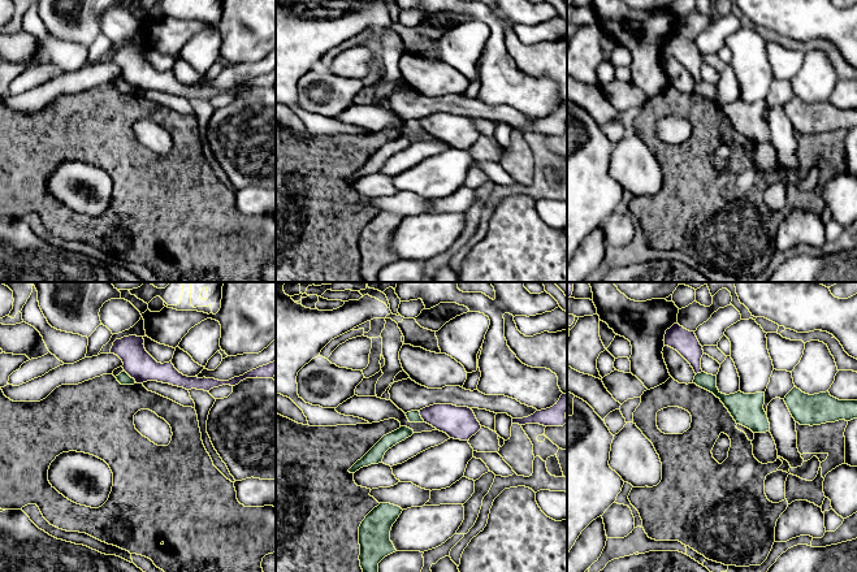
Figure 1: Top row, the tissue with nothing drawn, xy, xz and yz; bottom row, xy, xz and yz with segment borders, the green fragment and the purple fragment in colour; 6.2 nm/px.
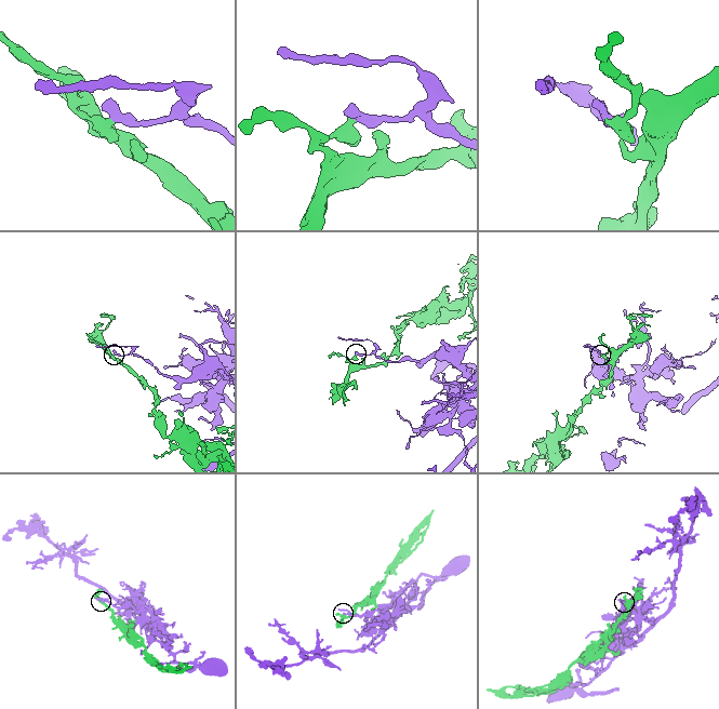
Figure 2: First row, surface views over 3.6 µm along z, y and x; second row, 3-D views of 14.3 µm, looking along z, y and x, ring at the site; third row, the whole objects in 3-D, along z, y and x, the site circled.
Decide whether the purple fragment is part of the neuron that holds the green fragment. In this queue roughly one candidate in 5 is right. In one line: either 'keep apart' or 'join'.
keep apart

